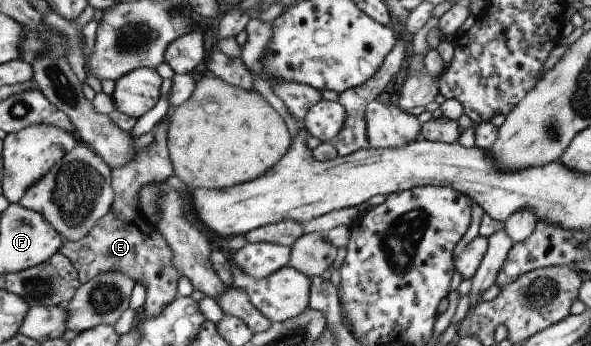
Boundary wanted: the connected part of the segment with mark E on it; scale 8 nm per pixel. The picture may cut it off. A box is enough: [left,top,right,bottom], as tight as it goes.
[59,117,183,317]

